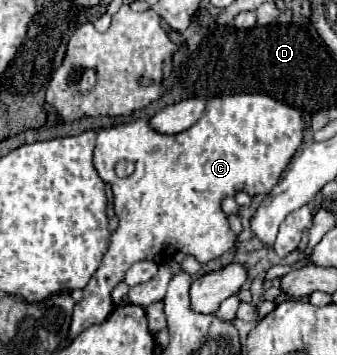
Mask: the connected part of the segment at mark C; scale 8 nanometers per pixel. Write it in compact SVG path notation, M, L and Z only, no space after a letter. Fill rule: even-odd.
M252 93L212 97L198 123L174 135L154 131L146 119L100 129L94 165L100 177L112 185L120 225L110 237L102 265L84 287L82 301L74 305L68 337L74 339L86 327L106 321L114 311L112 289L134 263L142 259L168 263L178 251L208 263L226 253L236 243L236 235L222 211L222 197L236 191L246 191L250 197L268 193L300 147L302 129L296 109L268 95ZM120 159L134 163L136 169L130 177L116 177L114 165Z

